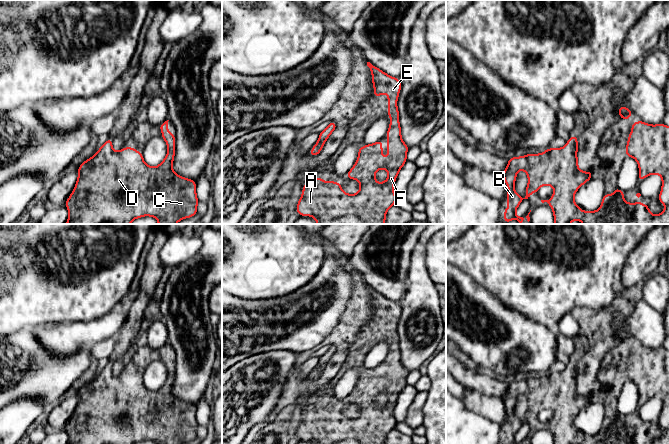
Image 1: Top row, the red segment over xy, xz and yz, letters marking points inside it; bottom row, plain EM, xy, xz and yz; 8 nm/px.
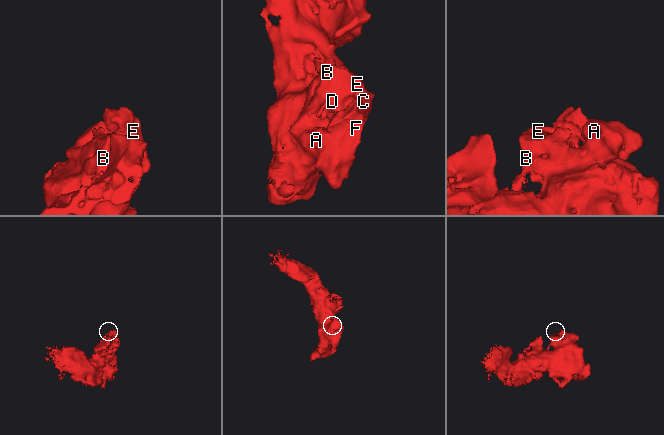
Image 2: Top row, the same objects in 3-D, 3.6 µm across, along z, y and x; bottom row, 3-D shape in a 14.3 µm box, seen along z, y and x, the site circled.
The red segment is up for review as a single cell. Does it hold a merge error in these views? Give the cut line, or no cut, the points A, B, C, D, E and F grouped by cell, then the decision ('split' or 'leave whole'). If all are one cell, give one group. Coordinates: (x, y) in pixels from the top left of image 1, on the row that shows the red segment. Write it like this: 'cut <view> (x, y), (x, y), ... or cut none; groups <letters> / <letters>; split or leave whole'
cut none; groups A B C D E F; leave whole

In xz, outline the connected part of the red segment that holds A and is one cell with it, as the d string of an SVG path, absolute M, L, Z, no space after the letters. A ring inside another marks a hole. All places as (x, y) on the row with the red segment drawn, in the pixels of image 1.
M367 62L367 66L372 73L374 97L379 97L383 93L388 95L388 116L391 118L386 134L388 138L388 156L386 158L382 156L382 140L374 144L364 145L358 149L359 157L352 169L346 174L348 179L355 179L360 182L360 189L357 194L347 194L342 190L340 183L324 182L321 177L315 180L306 180L296 211L301 216L312 216L317 224L385 224L386 212L391 206L395 205L397 200L393 185L400 169L407 161L406 154L409 149L401 138L399 111L397 109L401 81L384 73L370 62ZM379 169L388 171L388 178L382 183L375 180L375 173Z

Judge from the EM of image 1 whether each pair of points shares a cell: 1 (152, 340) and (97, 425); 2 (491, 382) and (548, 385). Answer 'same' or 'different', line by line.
1: different
2: different

